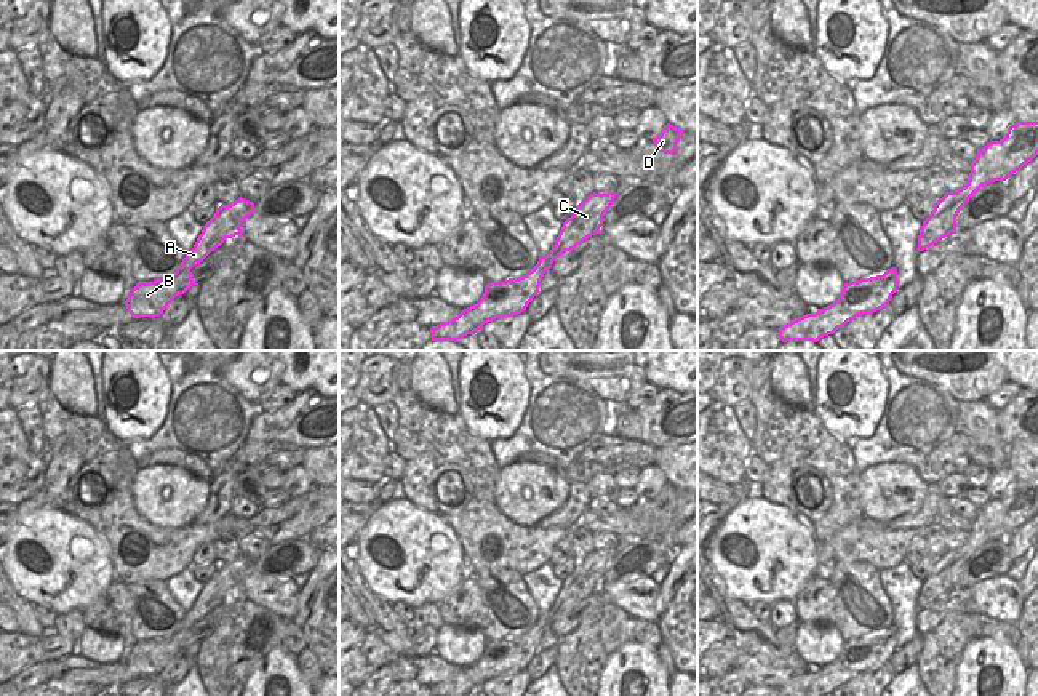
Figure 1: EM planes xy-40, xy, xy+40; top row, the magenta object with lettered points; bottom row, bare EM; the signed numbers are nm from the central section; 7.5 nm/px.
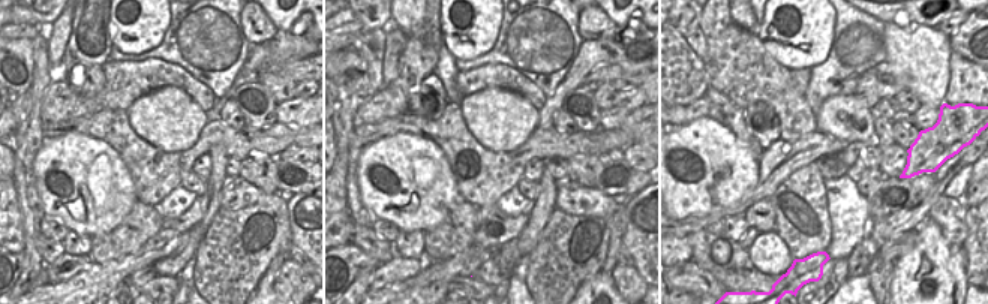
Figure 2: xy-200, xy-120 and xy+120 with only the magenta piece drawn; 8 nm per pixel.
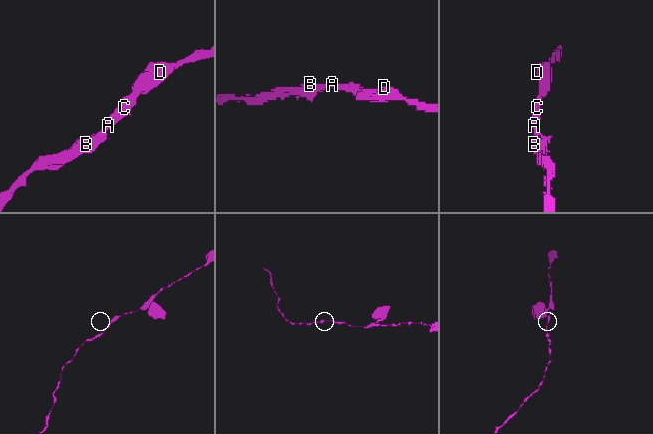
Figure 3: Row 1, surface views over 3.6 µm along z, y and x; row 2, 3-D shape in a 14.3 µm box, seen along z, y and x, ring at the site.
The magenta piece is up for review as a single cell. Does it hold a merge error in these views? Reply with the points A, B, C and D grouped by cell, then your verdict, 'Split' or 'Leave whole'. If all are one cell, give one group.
Groups: A B C D. Leave whole

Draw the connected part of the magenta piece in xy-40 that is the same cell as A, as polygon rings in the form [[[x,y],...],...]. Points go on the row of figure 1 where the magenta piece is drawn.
[[[242,197],[230,205],[221,205],[171,277],[136,283],[125,301],[128,312],[136,318],[160,317],[176,296],[184,294],[192,285],[198,285],[192,280],[190,269],[221,246],[226,238],[235,235],[242,238],[240,226],[253,213],[254,203]]]

